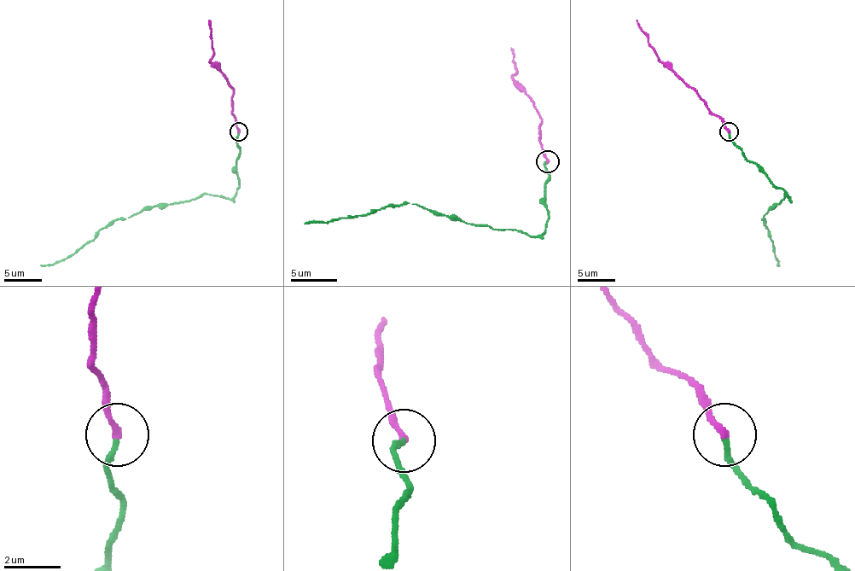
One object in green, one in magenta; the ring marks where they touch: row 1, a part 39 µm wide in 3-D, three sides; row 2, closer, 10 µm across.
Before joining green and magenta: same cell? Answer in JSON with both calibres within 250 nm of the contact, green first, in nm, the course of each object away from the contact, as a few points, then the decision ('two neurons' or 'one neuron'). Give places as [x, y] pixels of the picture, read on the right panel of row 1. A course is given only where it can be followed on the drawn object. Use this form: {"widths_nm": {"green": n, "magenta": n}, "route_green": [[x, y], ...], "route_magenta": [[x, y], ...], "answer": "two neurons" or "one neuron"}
{"widths_nm": {"green": 190, "magenta": 200}, "route_green": [[729, 131], [731, 141], [742, 154], [789, 197], [783, 194], [782, 201], [763, 216], [780, 265]], "route_magenta": [[729, 131], [692, 89], [662, 61], [636, 20]], "answer": "one neuron"}

